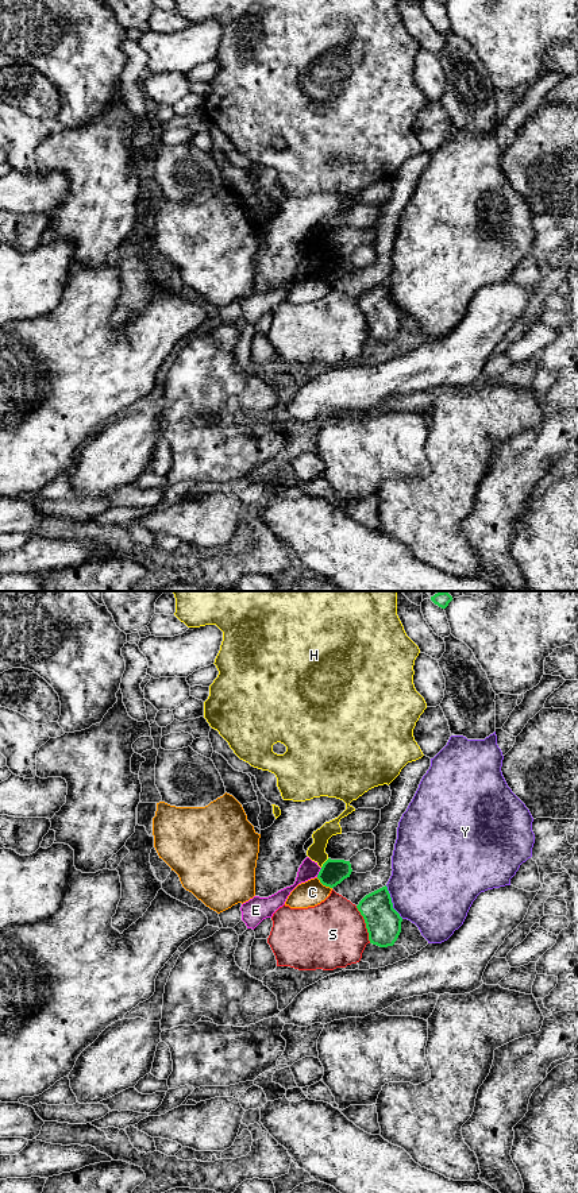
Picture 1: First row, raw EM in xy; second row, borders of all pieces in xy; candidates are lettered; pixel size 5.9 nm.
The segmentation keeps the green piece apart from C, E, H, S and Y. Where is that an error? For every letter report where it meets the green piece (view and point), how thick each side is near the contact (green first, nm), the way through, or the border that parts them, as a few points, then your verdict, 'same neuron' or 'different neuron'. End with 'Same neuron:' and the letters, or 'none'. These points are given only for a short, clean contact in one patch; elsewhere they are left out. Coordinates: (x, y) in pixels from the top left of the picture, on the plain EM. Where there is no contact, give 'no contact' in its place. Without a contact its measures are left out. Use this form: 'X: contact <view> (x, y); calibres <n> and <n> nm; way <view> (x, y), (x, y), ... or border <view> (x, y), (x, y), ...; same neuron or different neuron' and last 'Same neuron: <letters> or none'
C: contact xy (324, 280); calibres 150 and 160 nm; different neuron
E: contact xy (319, 267); calibres 150 and 110 nm; different neuron
H: contact xy (324, 258); calibres 150 and 110 nm; different neuron
S: contact xy (366, 320); calibres 200 and 400 nm; different neuron
Y: contact xy (390, 297); calibres 200 and 460 nm; different neuron
Same neuron: none

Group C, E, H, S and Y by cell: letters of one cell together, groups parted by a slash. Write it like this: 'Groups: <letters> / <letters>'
Groups: C / E / H / S / Y

